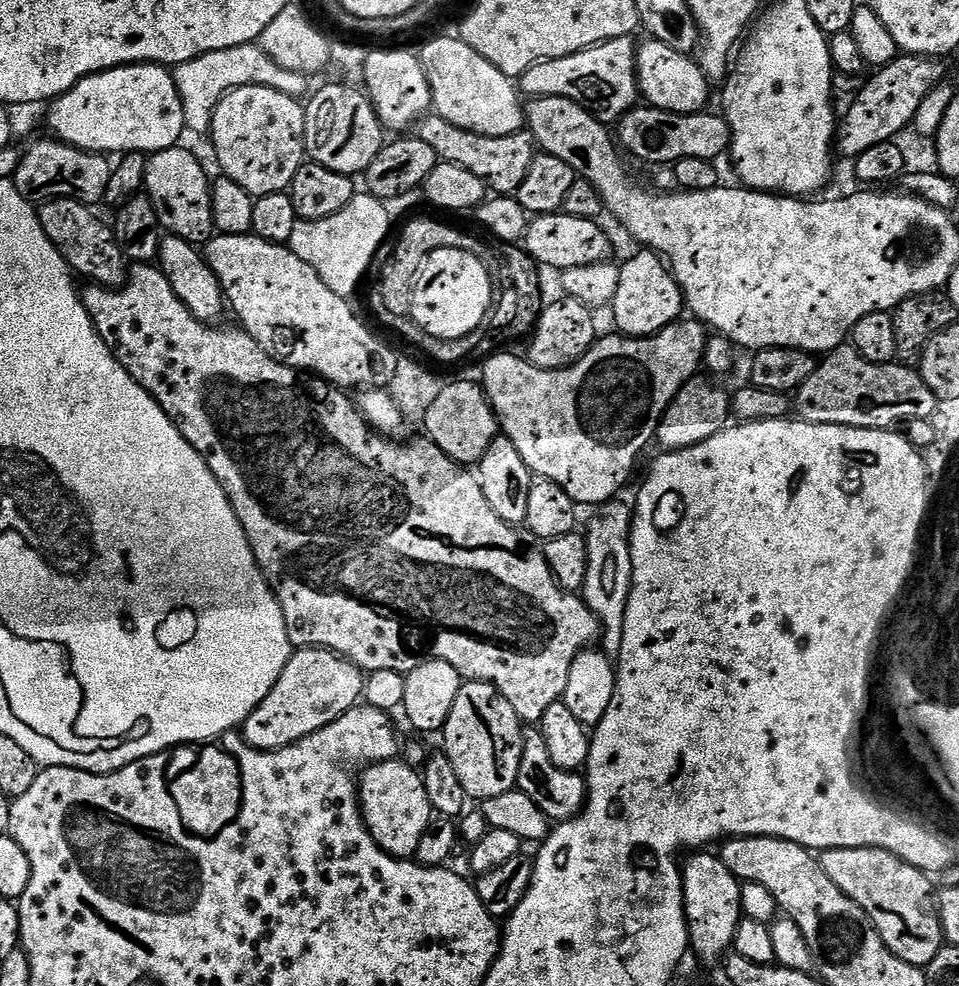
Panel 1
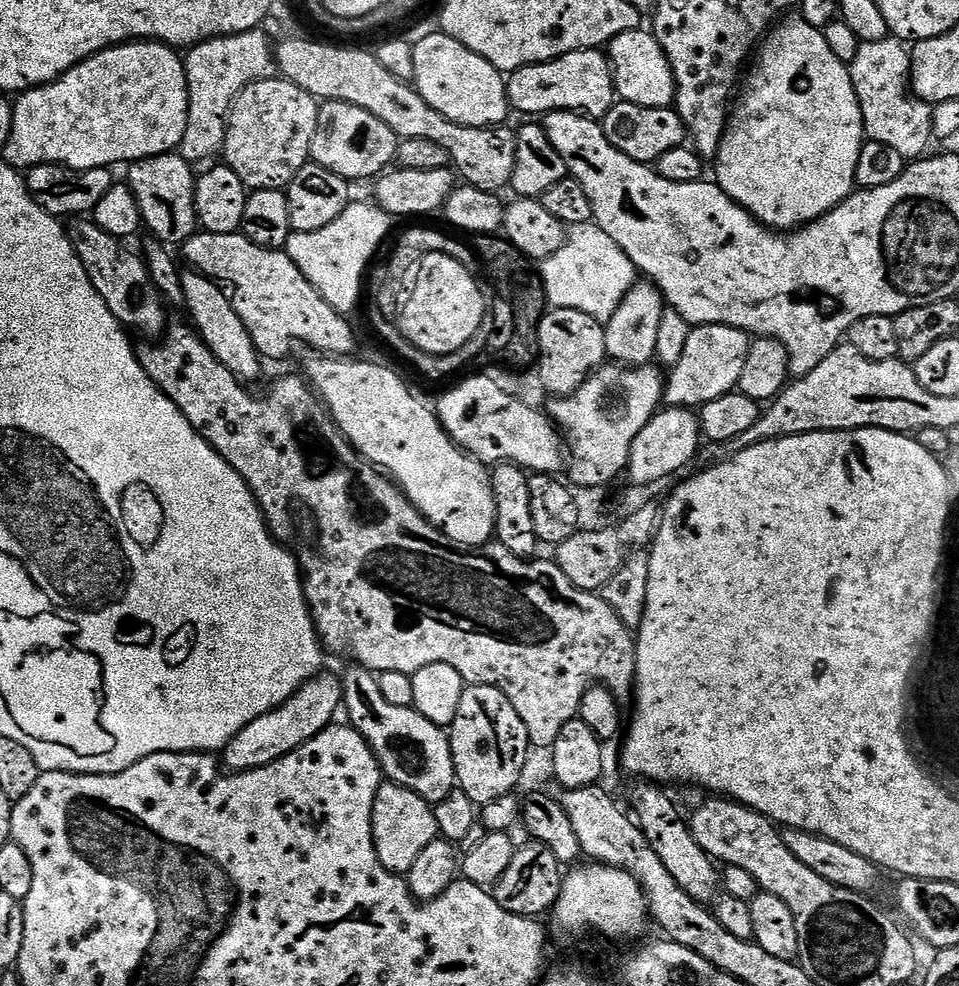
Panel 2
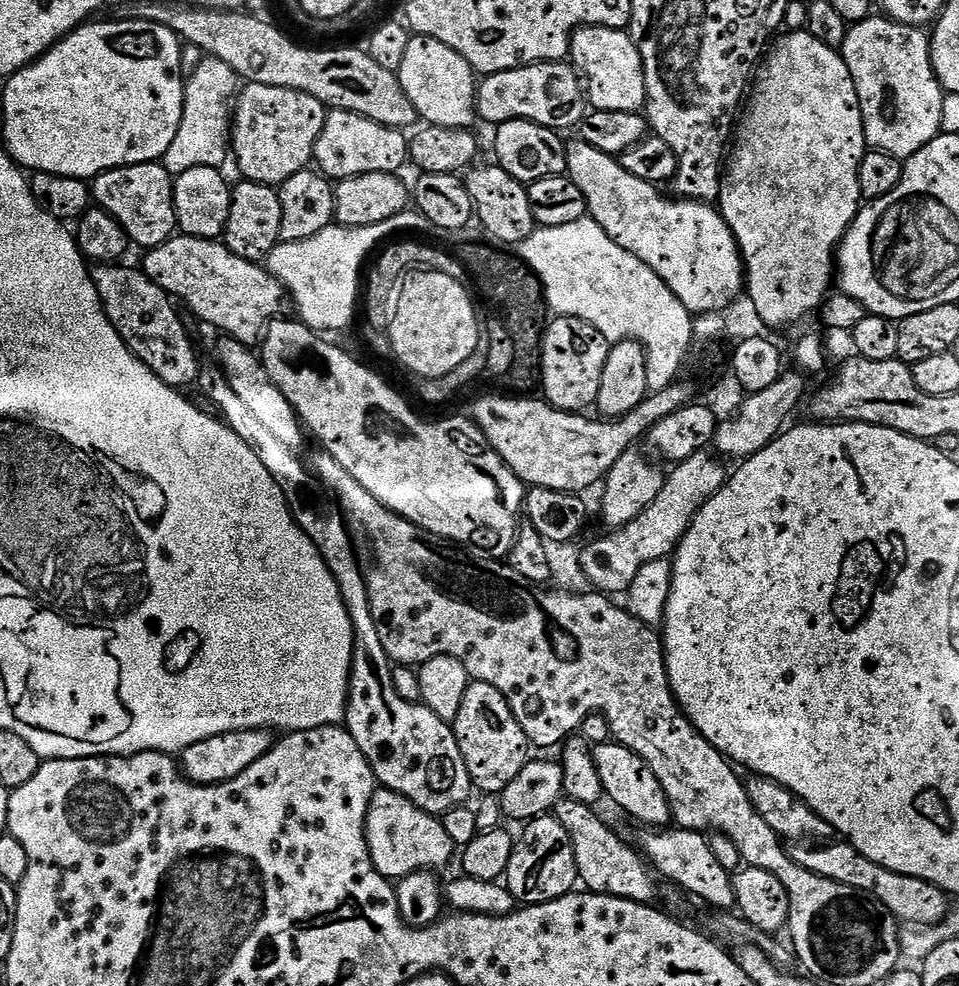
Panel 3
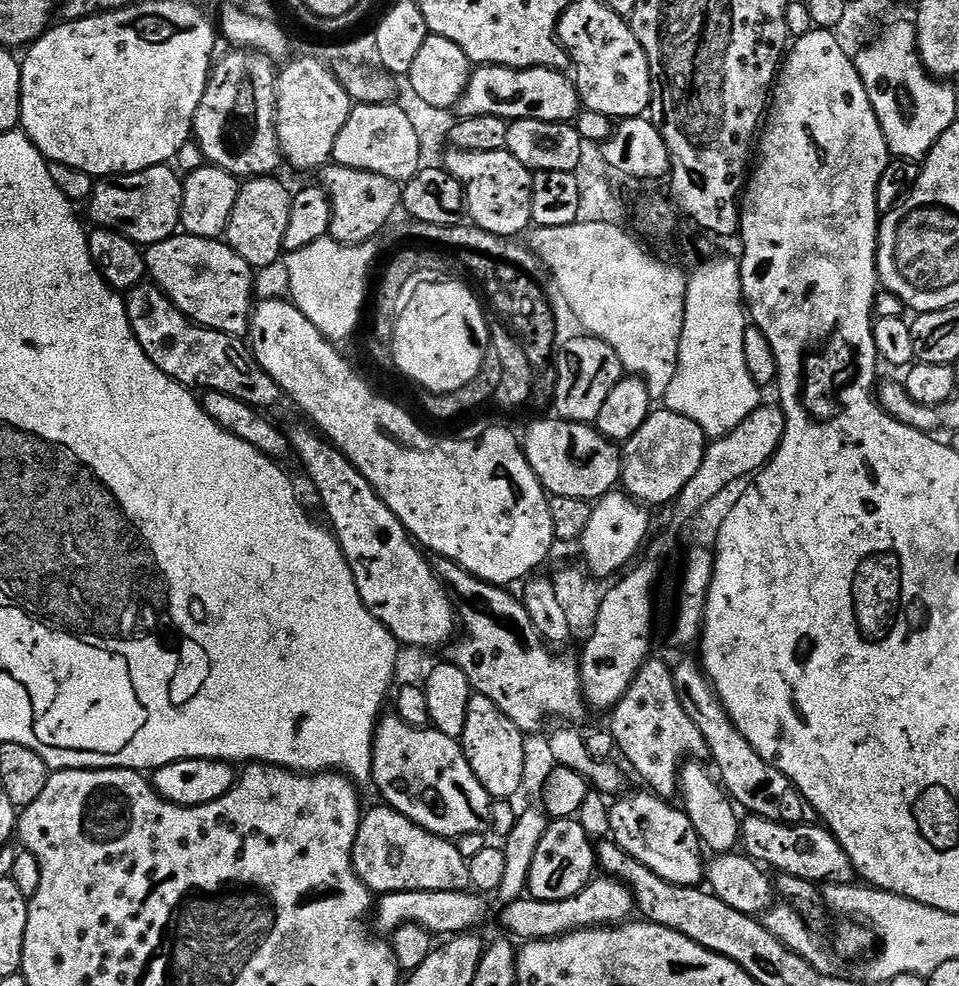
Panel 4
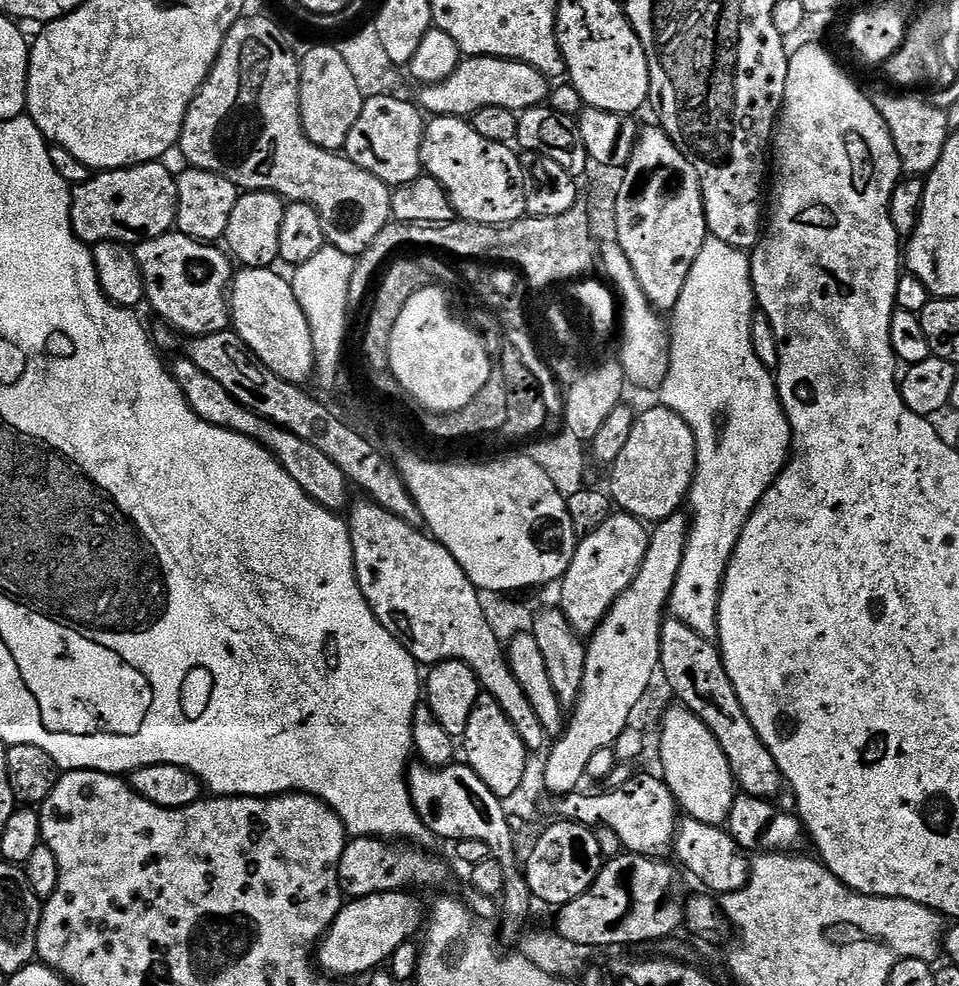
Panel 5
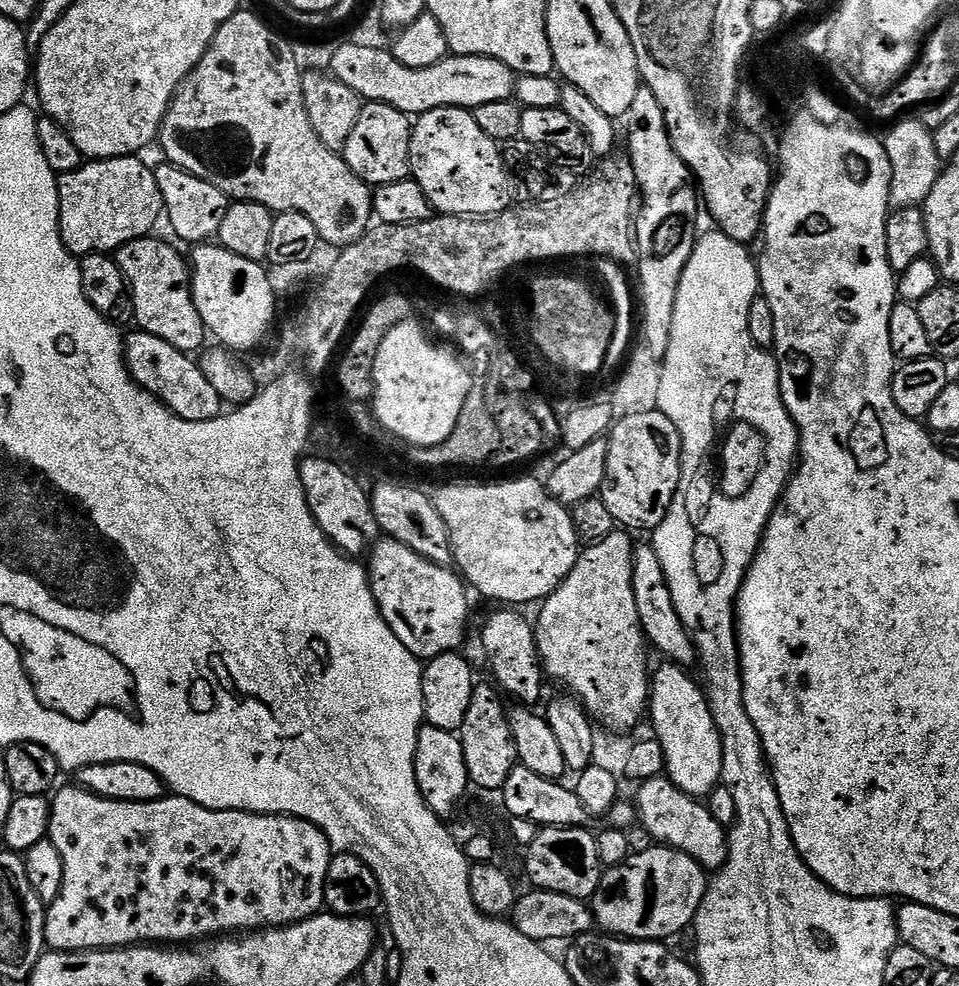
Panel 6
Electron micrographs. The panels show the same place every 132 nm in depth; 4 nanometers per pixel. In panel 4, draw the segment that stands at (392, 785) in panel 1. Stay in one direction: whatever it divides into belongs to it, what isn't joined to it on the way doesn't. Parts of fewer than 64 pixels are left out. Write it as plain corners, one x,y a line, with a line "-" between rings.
379,807
363,813
352,847
352,865
369,892
463,892
472,888
468,861
458,854
451,839
428,832
395,808

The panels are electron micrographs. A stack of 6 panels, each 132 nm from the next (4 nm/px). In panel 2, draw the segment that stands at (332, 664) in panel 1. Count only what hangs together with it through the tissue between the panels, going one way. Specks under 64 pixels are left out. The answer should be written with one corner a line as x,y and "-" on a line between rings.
317,674
312,679
305,680
286,703
279,704
274,710
262,714
262,718
250,722
250,726
238,730
236,737
222,750
223,767
232,772
249,772
251,769
272,764
329,727
337,719
336,711
341,711
344,689
339,675
324,675

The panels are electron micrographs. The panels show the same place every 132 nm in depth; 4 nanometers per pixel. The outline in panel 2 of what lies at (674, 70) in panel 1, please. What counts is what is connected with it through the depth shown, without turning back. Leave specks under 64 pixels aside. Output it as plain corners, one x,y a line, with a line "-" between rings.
644,31
623,32
613,38
611,44
607,45
606,55
612,66
612,82
616,86
617,97
626,104
650,106
651,108
673,107
676,99
676,79
672,73
672,67
655,35
651,31

